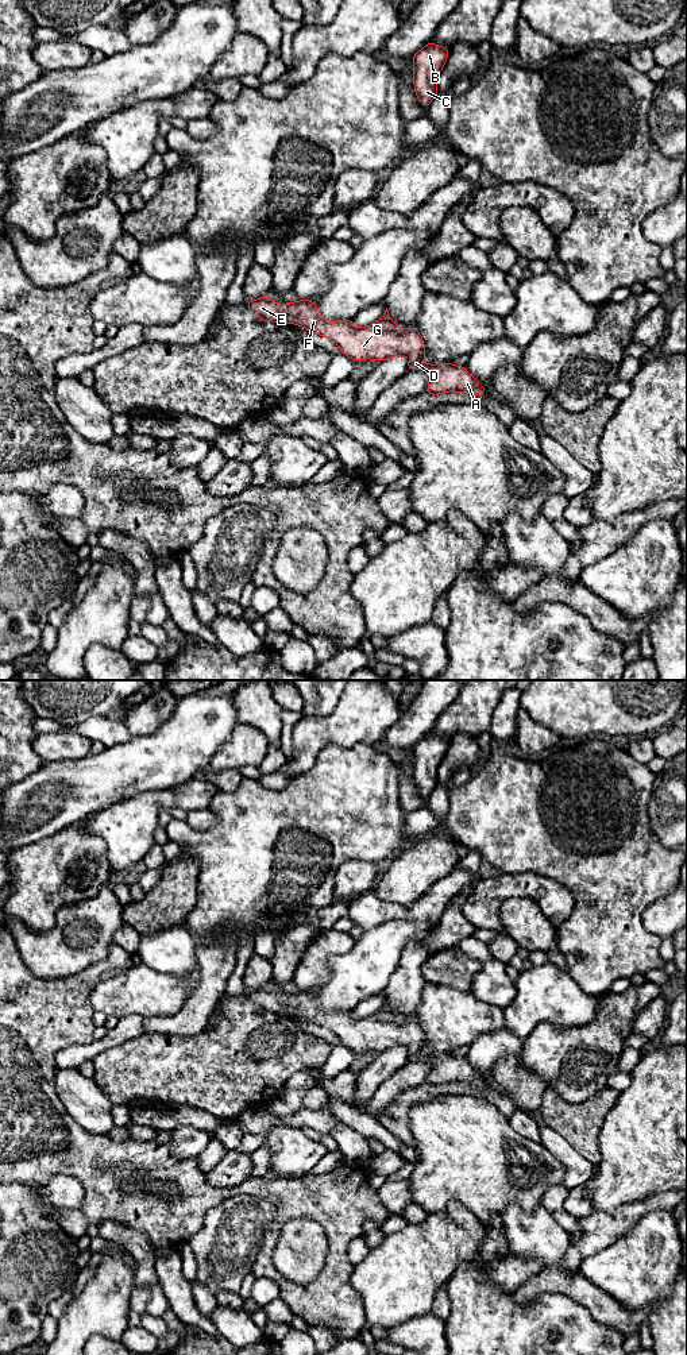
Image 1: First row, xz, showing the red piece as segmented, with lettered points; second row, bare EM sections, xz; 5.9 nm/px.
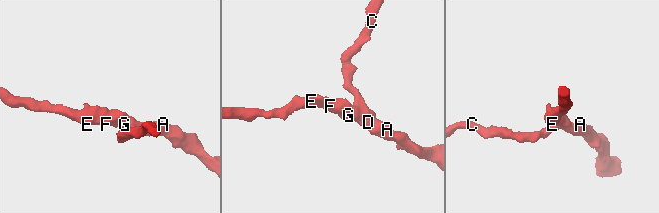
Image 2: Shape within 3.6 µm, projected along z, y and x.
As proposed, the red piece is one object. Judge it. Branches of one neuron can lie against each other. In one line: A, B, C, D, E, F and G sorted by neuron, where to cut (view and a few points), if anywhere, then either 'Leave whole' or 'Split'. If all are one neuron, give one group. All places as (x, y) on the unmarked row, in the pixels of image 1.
Groups: A B C D E F G. No split. Leave whole

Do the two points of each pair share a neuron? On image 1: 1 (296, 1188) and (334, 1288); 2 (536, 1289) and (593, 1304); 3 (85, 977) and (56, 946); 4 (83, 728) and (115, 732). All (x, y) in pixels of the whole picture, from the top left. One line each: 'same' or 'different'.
1: same
2: same
3: different
4: same

